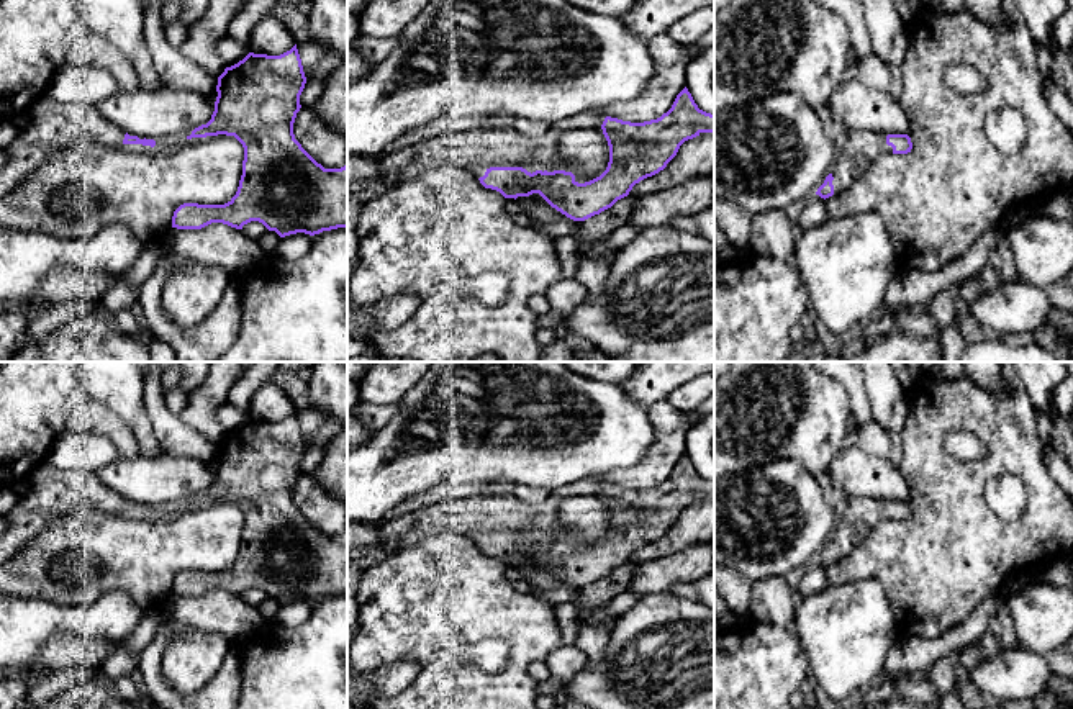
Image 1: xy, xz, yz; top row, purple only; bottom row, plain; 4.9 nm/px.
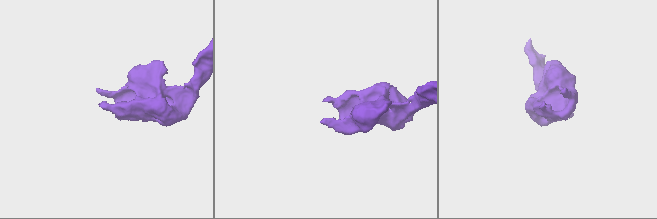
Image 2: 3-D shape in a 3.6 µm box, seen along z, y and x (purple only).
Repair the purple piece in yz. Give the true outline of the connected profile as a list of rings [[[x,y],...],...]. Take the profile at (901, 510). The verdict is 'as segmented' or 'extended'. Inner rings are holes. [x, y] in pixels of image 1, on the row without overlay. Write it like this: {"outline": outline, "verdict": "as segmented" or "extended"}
{"outline": [[[863,496],[847,499],[835,531],[816,562],[829,565],[847,557],[881,521],[908,521],[912,516],[908,501],[883,501]]], "verdict": "extended"}

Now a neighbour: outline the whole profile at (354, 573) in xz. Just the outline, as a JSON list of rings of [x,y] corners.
[[[347,562],[347,627],[359,621],[357,588],[362,571]]]

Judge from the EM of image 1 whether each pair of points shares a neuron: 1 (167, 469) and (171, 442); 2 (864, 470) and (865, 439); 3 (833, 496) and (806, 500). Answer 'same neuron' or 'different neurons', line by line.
1: different neurons
2: different neurons
3: different neurons

